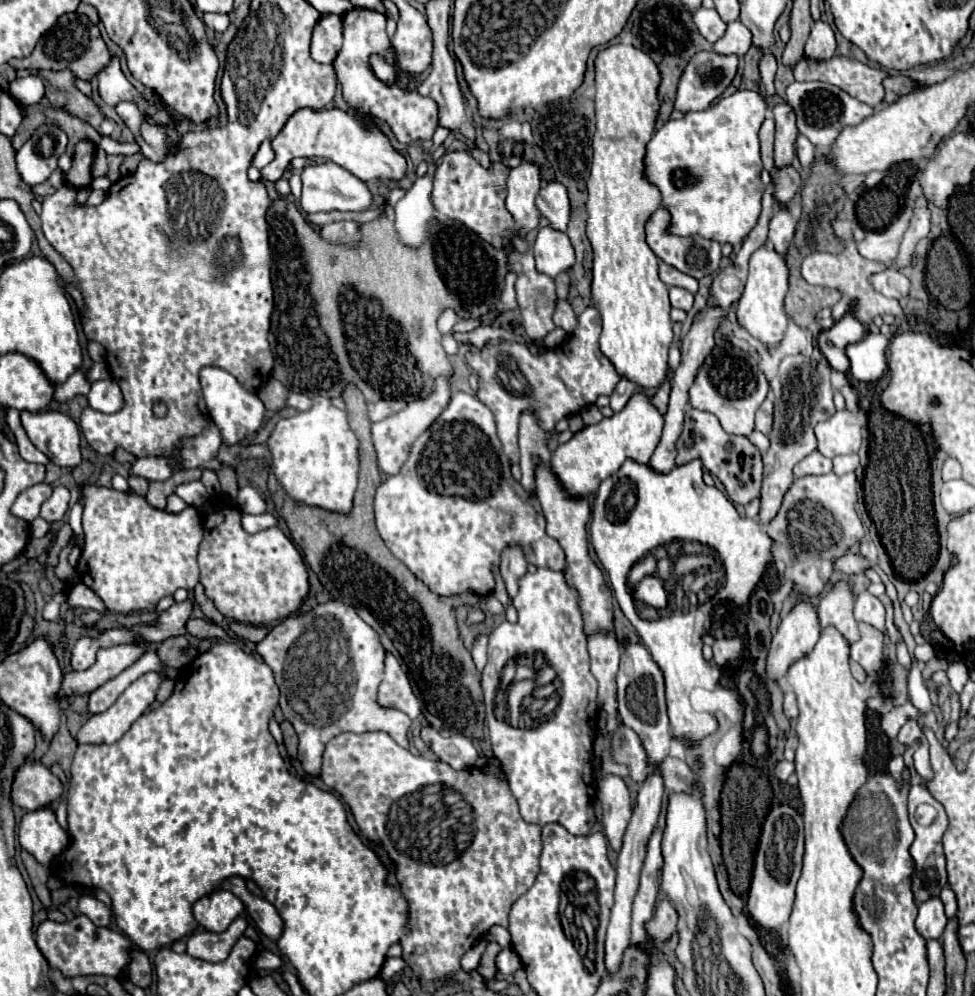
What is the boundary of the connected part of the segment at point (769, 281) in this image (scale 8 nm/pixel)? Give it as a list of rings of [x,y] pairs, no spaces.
[[[769,244],[753,252],[749,260],[749,278],[745,284],[745,292],[737,302],[737,320],[741,328],[745,328],[753,338],[757,338],[767,348],[769,354],[775,354],[789,324],[789,316],[785,314],[783,308],[783,298],[787,294],[787,288],[789,288],[789,270],[783,256],[779,256]]]

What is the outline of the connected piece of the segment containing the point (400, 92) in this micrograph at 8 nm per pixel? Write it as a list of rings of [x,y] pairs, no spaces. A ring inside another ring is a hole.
[[[353,8],[349,14],[343,16],[343,48],[333,62],[333,68],[343,88],[343,98],[351,108],[359,110],[361,114],[369,118],[385,120],[395,132],[397,140],[403,144],[409,144],[415,140],[427,140],[435,134],[439,126],[437,104],[431,98],[421,96],[419,92],[407,90],[403,80],[387,88],[387,84],[383,84],[381,80],[375,80],[375,74],[371,72],[371,66],[369,66],[371,52],[387,52],[387,56],[391,56],[391,44],[387,44],[387,40],[389,38],[385,32],[383,14],[373,12],[373,10]]]

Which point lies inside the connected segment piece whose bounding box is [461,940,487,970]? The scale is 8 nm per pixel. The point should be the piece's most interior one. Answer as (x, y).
(470, 961)

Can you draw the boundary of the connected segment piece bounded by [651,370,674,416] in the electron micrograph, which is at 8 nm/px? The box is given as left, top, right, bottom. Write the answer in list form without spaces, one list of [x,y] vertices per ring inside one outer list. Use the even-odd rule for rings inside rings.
[[[669,370],[667,372],[665,382],[662,384],[661,388],[651,396],[651,403],[658,409],[658,411],[663,416],[667,411],[669,395],[671,390],[669,380],[673,376],[674,376],[673,372]]]

